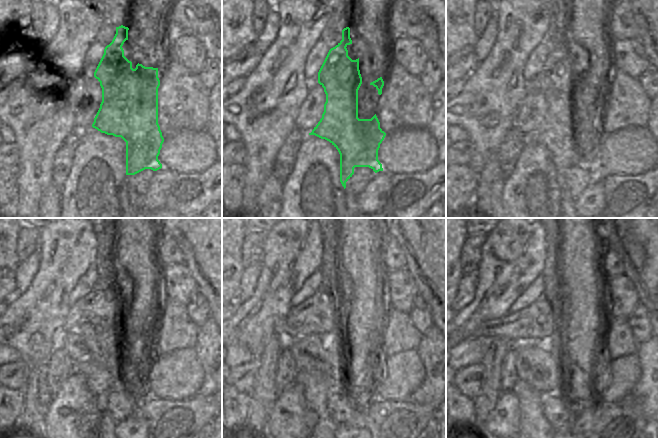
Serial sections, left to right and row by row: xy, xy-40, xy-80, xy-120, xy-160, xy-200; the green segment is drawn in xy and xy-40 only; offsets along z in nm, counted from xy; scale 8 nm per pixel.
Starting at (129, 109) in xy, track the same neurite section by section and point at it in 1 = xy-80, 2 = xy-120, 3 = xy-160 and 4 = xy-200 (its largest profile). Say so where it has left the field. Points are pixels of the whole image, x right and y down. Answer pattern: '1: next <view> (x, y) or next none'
1: next xy-80 (557, 81)
2: next xy-120 (103, 308)
3: next xy-160 (322, 313)
4: next xy-200 (535, 324)

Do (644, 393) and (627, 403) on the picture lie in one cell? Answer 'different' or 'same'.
same

